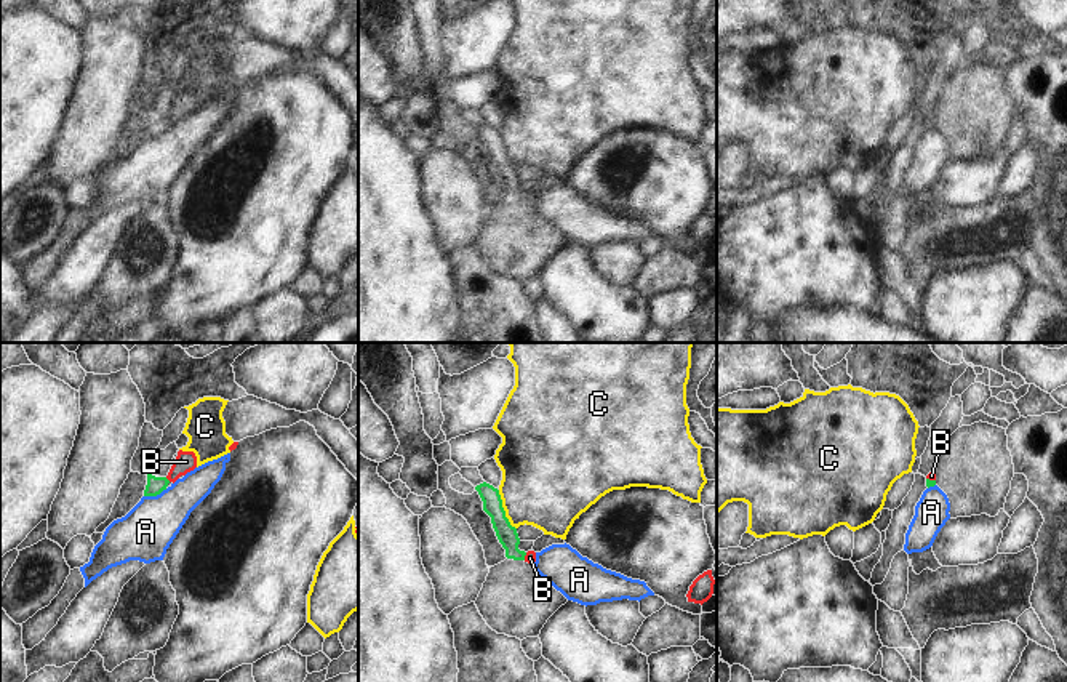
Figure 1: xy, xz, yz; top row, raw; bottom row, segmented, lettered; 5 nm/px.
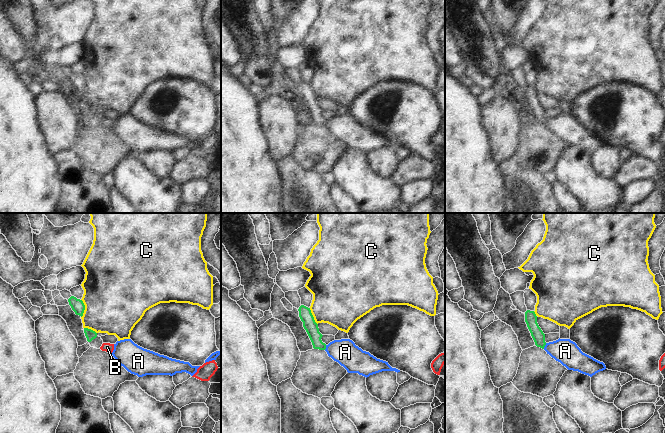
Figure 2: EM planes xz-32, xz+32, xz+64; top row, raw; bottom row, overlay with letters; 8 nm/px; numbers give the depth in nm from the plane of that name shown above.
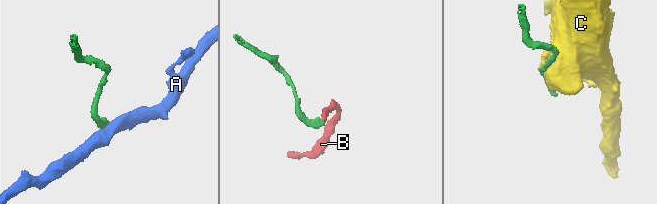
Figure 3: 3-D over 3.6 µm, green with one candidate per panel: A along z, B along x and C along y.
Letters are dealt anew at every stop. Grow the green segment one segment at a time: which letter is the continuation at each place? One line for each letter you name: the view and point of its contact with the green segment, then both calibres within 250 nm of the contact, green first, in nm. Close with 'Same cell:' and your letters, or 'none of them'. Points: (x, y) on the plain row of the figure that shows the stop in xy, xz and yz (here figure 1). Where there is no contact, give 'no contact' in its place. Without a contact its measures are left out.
B: meets green in xy at (167, 120); 90 nm thick on the green side, 110 nm on the other
Same cell: B

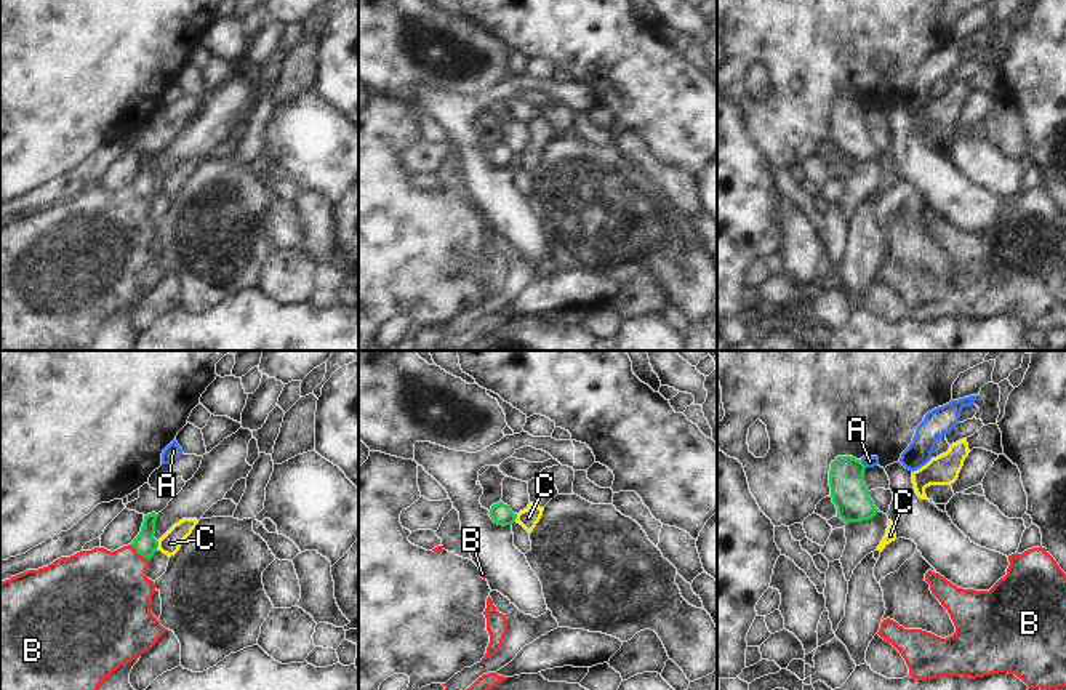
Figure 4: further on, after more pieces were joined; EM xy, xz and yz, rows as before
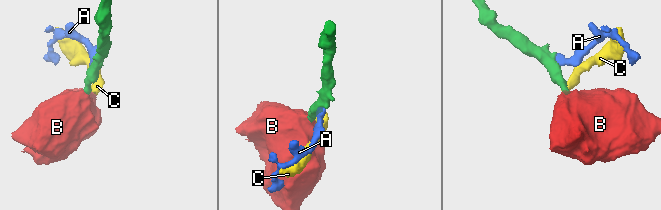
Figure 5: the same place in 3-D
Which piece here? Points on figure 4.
B: meets green in xy at (140, 194); 110 nm thick on the green side, 400 nm on the other
Same cell: B

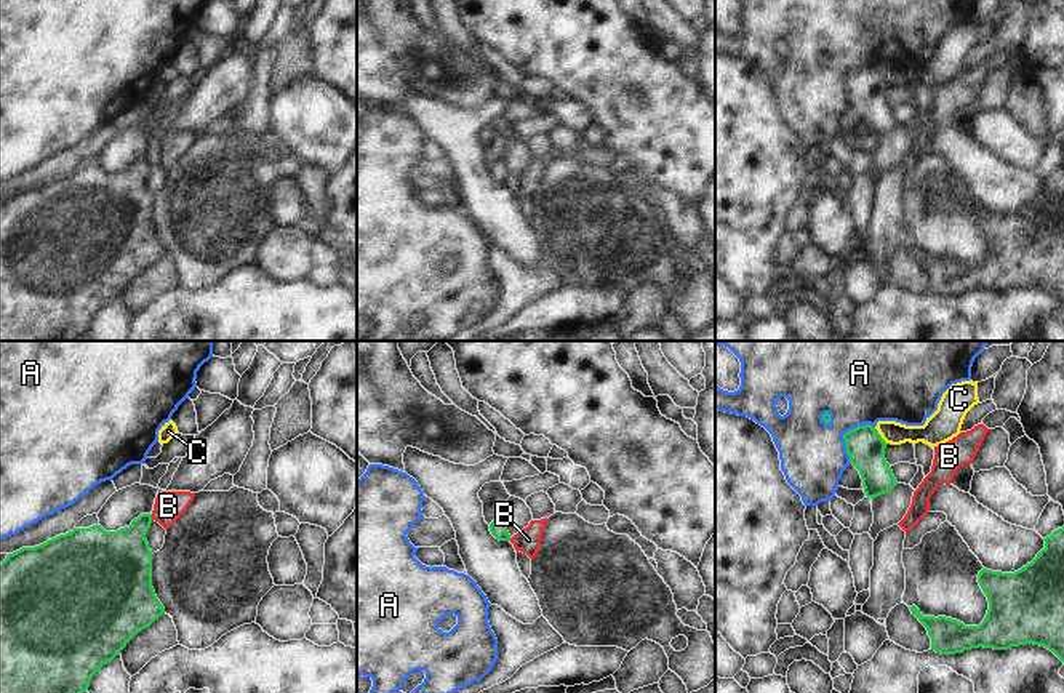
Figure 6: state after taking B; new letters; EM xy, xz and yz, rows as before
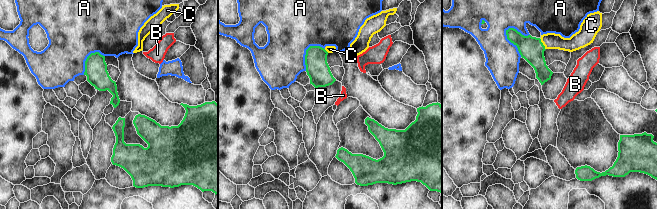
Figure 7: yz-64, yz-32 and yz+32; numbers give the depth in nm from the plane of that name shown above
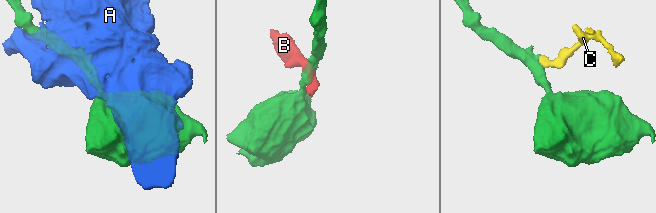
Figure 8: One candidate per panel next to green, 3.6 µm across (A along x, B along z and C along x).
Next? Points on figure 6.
Same cell: none of them

